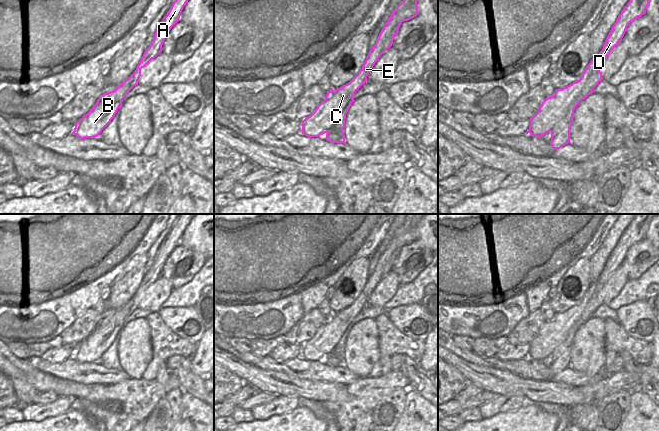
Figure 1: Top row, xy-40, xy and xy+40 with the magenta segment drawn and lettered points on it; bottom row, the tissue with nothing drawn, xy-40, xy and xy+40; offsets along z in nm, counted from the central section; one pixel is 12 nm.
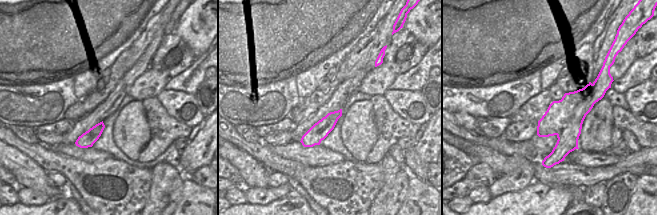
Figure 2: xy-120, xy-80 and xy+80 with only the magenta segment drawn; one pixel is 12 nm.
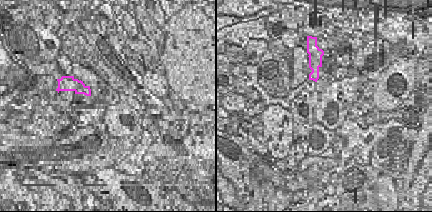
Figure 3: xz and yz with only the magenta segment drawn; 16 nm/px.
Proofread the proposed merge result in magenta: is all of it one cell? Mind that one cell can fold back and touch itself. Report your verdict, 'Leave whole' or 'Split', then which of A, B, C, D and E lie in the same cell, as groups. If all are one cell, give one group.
Split. Groups: A B C E / D

